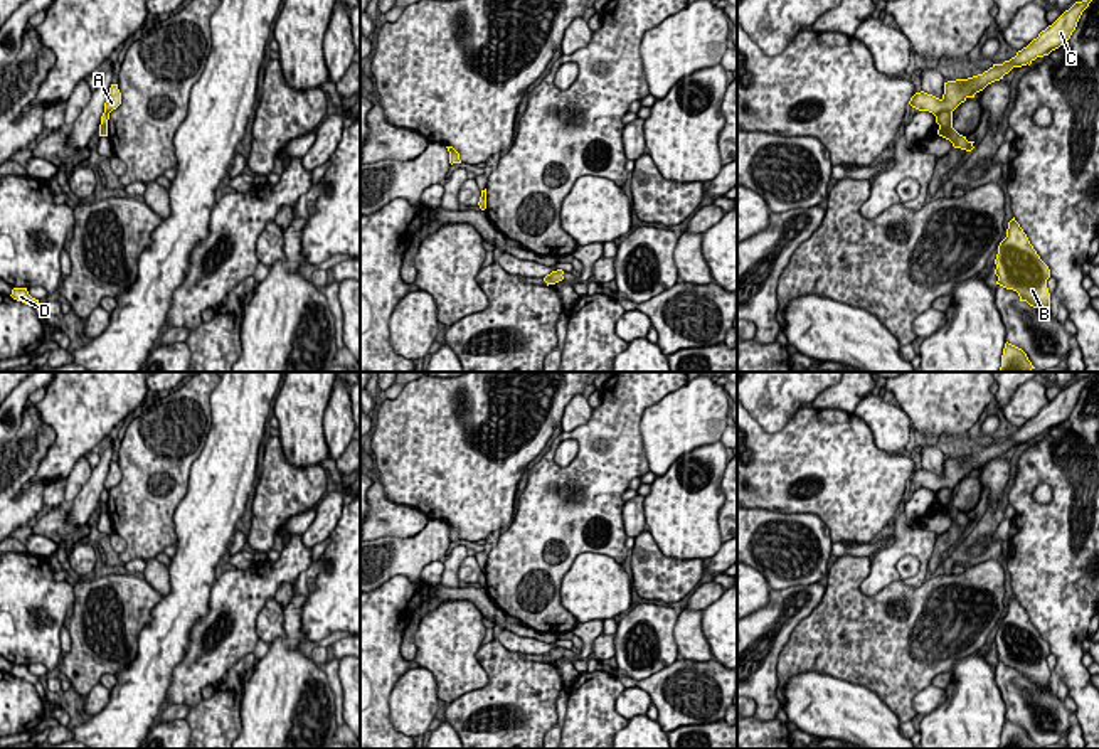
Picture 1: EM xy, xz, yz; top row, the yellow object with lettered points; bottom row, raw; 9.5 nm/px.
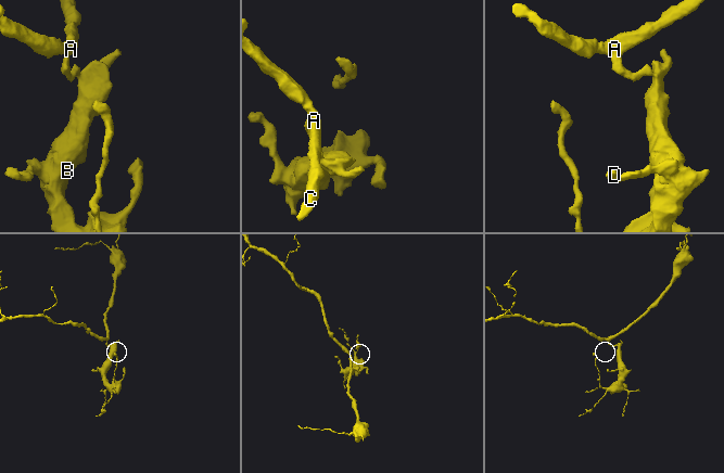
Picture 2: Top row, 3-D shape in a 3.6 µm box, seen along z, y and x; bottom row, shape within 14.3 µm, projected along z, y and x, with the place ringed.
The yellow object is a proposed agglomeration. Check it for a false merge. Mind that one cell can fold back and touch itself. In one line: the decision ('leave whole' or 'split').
split

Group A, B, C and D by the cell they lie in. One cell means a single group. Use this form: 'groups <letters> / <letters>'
groups A C / B D

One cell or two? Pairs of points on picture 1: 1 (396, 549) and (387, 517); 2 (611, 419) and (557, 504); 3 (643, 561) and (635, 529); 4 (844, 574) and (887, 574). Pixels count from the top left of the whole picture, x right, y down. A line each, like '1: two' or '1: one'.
1: two
2: one
3: two
4: two

